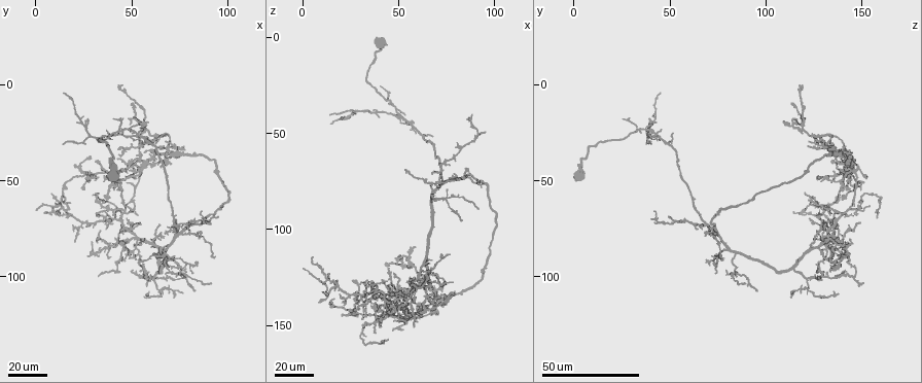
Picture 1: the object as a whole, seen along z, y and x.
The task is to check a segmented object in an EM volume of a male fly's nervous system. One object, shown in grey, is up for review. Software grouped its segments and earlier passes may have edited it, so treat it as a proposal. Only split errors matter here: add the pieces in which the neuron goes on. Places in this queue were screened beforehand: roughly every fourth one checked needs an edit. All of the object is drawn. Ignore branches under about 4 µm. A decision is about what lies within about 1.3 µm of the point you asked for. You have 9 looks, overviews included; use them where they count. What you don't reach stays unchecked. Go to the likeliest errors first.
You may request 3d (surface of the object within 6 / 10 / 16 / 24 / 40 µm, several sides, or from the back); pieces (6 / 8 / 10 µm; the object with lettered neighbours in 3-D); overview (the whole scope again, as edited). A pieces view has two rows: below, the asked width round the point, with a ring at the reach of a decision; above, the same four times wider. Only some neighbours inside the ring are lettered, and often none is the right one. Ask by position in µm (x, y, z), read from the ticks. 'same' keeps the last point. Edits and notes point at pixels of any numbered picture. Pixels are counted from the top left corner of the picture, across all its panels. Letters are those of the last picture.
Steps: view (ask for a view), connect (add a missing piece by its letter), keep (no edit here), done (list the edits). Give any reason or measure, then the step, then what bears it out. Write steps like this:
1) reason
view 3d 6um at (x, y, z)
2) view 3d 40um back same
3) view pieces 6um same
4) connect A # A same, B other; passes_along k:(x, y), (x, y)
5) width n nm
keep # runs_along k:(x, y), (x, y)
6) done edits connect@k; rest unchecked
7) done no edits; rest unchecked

view 3d 40um at (40, 48, 145)

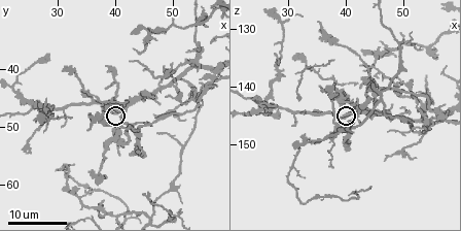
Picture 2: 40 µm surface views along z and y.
view pieces 8um at (40.0, 48.0, 145.0)

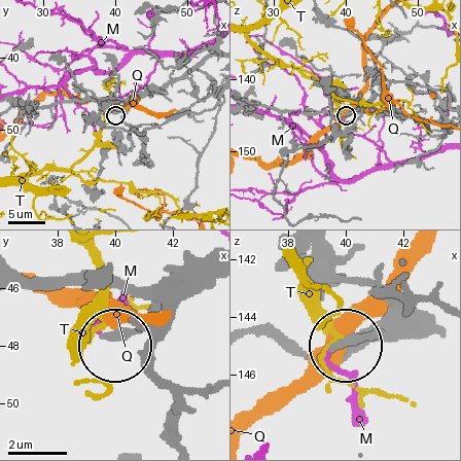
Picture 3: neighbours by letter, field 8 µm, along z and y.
width 290 nm
keep # M other, Q other, T other; runs_along 3:(398, 334), (350, 340); no lettered piece goes on from it

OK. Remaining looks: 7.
free end
view 3d 16um at (40.5, 55.0, 149.5)

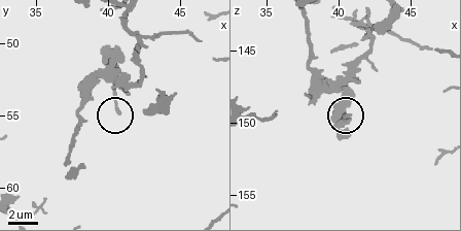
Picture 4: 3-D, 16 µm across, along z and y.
view pieces 10um at (40.6, 54.8, 149.6)

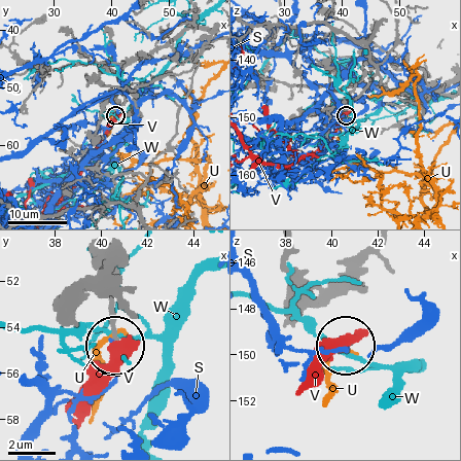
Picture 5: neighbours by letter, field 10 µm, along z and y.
keep # S other, U other, V other, W other; no lettered piece goes on from it

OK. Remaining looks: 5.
free end
view 3d 40um at (8, 58, 138)

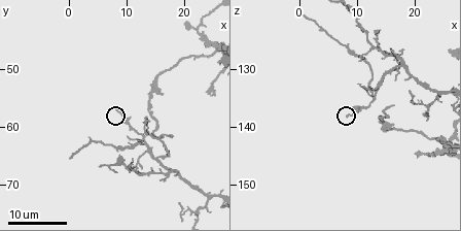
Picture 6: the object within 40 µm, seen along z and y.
view pieces 8um at (8.0, 56.5, 138.0)

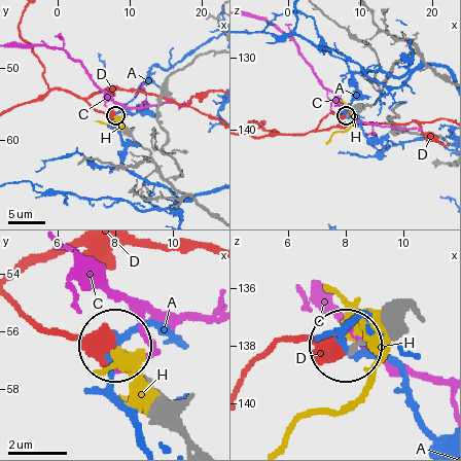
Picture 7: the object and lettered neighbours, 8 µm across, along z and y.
keep # A other, C other, D other, H other; runs_along 7:(391, 330), (350, 345); none of them fits

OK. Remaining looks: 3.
branch stops here
view 3d 24um at (47.5, 51.0, 147.5)

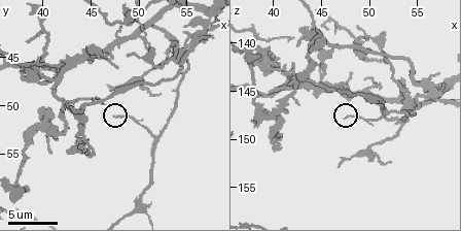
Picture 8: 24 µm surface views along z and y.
view pieces 8um at (47.4, 51.0, 147.8)

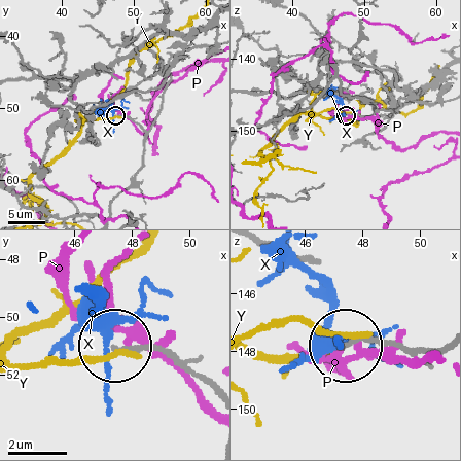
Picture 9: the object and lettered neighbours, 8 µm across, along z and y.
width 140 nm
keep # P other, X other, Y other; runs_along 9:(213, 392), (162, 352), (119, 348); no lettered piece goes on from it

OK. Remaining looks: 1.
done no edits; rest unchecked

